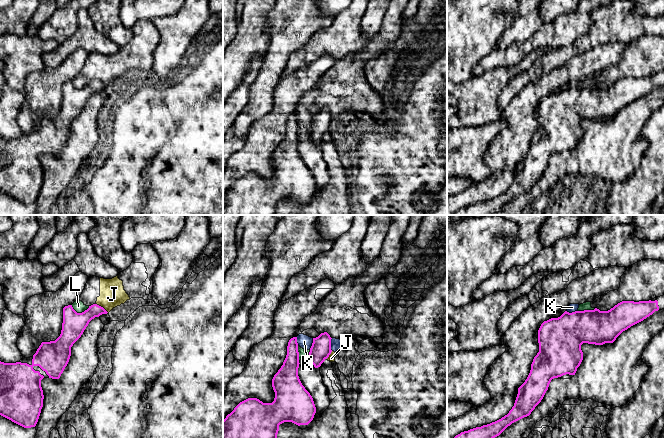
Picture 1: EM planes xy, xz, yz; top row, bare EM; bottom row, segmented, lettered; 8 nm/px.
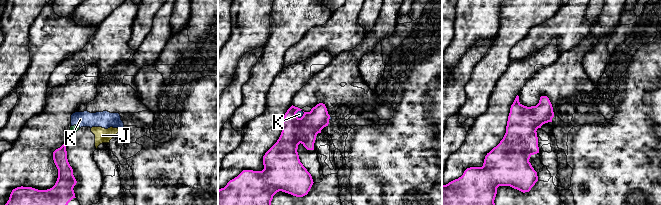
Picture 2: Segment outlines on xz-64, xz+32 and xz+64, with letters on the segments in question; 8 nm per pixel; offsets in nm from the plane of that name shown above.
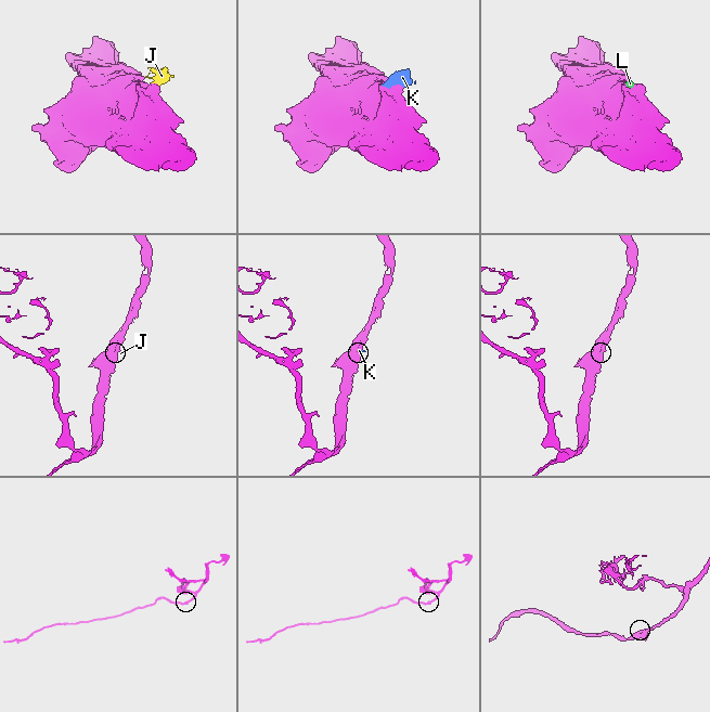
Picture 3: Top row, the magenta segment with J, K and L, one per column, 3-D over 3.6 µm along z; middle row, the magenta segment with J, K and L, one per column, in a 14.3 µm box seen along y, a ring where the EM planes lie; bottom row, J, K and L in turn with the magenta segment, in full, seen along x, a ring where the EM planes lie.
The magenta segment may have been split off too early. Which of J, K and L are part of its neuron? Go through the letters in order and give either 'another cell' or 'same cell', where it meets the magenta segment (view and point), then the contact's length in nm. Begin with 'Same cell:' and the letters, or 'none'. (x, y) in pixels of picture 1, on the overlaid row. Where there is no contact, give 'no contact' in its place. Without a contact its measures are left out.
Same cell: none
J: another cell; meets magenta in xy at (102, 307); contact 130 nm long
K: another cell; meets magenta in xz at (330, 344); contact 100 nm long
L: another cell; meets magenta in xy at (80, 313); contact 150 nm long

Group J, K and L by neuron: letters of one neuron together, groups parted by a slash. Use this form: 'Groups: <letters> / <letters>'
Groups: J K L

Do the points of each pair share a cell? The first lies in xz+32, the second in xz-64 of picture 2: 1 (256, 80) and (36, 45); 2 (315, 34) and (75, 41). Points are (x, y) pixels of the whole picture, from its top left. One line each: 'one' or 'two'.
1: one
2: two

